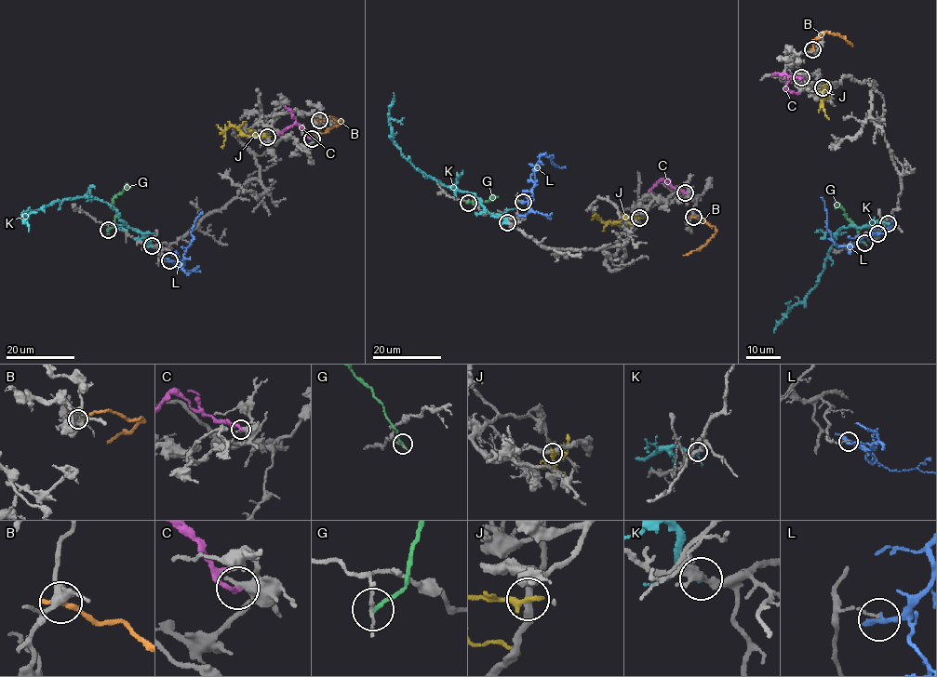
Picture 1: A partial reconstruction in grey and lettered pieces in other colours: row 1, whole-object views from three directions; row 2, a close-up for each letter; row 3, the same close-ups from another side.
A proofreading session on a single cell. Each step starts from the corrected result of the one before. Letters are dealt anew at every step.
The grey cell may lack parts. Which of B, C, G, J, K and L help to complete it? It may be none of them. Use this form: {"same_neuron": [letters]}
{"same_neuron": []}

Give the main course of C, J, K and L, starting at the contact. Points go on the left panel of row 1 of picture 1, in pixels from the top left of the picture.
C: (313, 139), (297, 124), (274, 134)
J: (267, 137), (248, 136), (231, 126), (226, 128), (220, 147)
K: (152, 245), (107, 203), (89, 197), (24, 211), (21, 215), (28, 232)
L: (169, 260), (180, 261), (180, 266), (185, 263), (183, 254), (193, 240), (192, 227), (203, 212)

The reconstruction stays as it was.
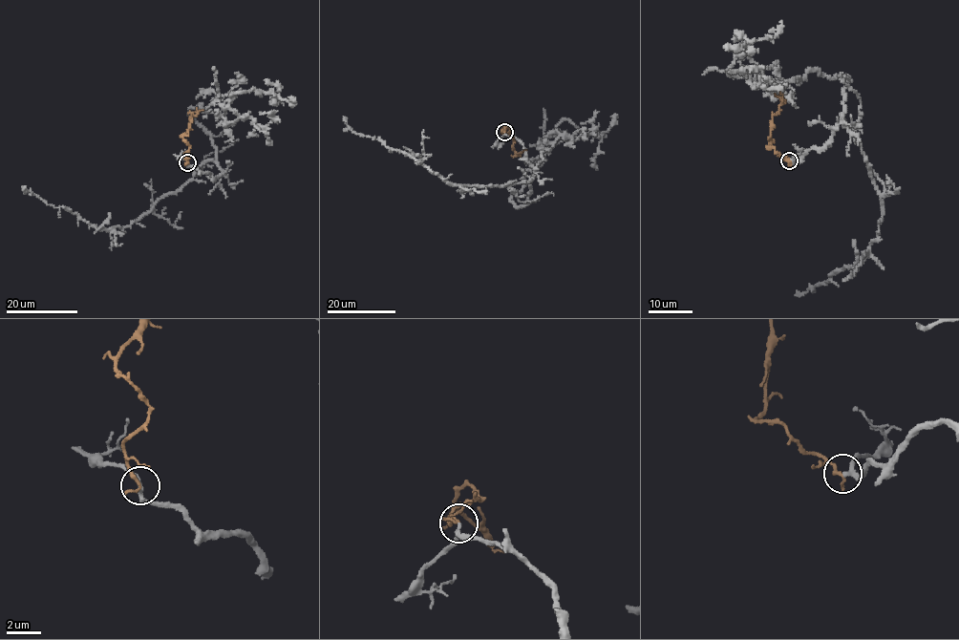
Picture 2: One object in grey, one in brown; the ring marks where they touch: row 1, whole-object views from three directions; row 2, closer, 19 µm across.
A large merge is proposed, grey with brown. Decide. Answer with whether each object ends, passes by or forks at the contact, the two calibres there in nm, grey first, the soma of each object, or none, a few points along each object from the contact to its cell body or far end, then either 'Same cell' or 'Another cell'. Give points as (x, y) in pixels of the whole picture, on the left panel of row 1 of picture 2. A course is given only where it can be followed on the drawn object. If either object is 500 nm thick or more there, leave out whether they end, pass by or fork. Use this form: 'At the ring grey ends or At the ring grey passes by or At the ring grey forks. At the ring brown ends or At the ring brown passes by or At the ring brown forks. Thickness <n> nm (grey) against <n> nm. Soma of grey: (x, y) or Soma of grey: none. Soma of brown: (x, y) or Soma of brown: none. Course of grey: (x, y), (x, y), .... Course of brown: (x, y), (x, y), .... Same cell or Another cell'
At the ring grey passes by. At the ring brown ends. Thickness 190 nm (grey) against 240 nm. Soma of grey: none. Soma of brown: none. Course of grey: (188, 162), (212, 180), (222, 172), (191, 108), (223, 117), (237, 93), (252, 88), (277, 100), (267, 90). Course of brown: (188, 162), (184, 154), (189, 145), (183, 134), (190, 116), (202, 110). Same cell

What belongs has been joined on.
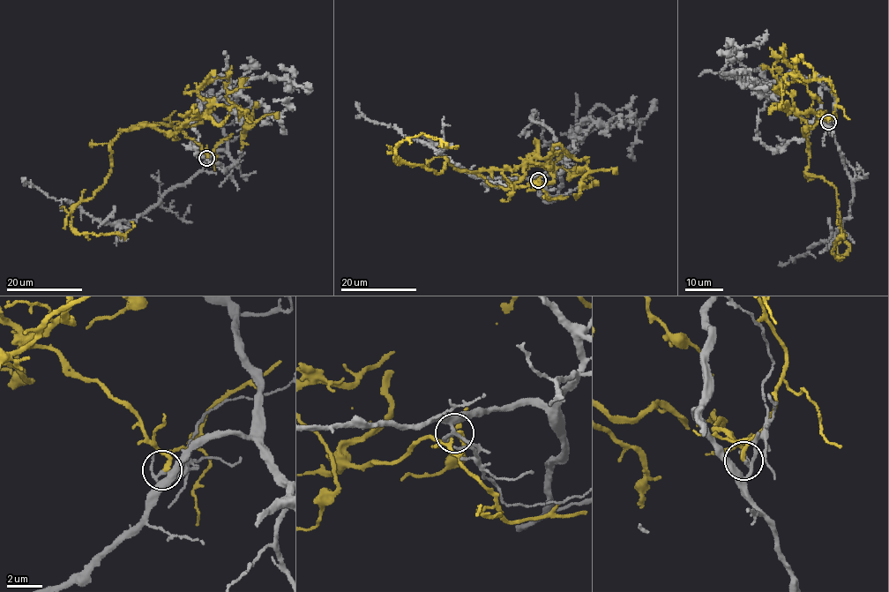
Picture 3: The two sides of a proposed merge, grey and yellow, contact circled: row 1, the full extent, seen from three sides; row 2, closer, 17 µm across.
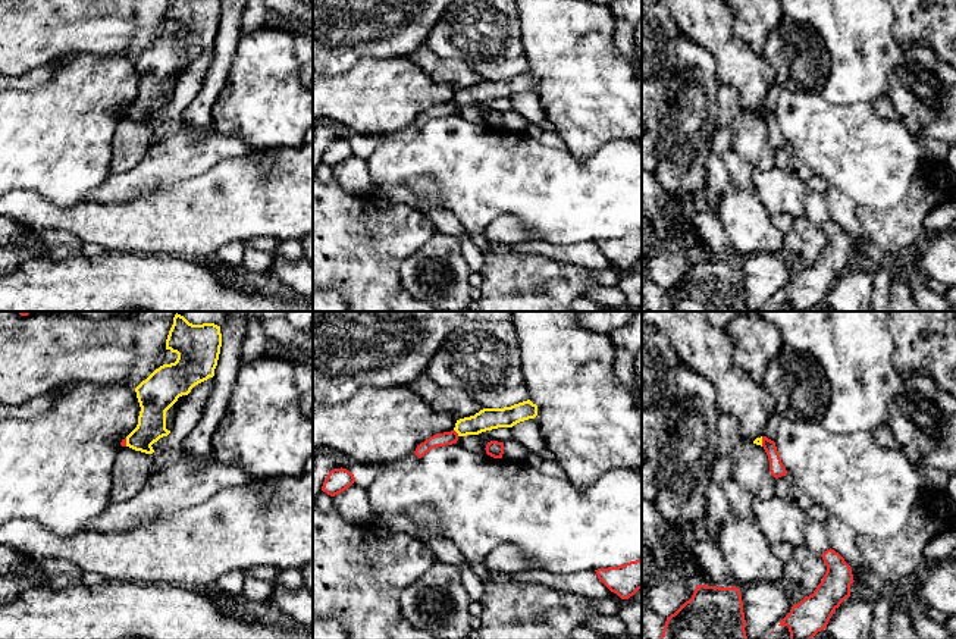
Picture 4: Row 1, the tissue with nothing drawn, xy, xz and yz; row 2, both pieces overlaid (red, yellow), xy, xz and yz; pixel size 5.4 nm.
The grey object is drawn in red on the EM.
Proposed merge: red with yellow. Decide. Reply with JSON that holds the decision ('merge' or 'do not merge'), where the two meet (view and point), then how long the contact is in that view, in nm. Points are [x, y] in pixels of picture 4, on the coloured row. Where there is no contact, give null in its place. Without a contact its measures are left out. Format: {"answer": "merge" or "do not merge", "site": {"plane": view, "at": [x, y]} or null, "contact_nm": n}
{"answer": "do not merge", "site": {"plane": "xz", "at": [455, 432]}, "contact_nm": 50}

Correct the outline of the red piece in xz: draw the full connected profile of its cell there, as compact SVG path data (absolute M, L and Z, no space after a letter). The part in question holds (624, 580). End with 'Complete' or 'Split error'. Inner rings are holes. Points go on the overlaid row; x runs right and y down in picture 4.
M642 560L618 567L598 568L595 571L598 579L621 599L629 599L642 589Z. Complete

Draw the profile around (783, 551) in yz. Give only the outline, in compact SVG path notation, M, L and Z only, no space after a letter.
M772 544L771 551L784 566L784 577L790 583L799 583L802 568L793 558L794 548L790 544Z

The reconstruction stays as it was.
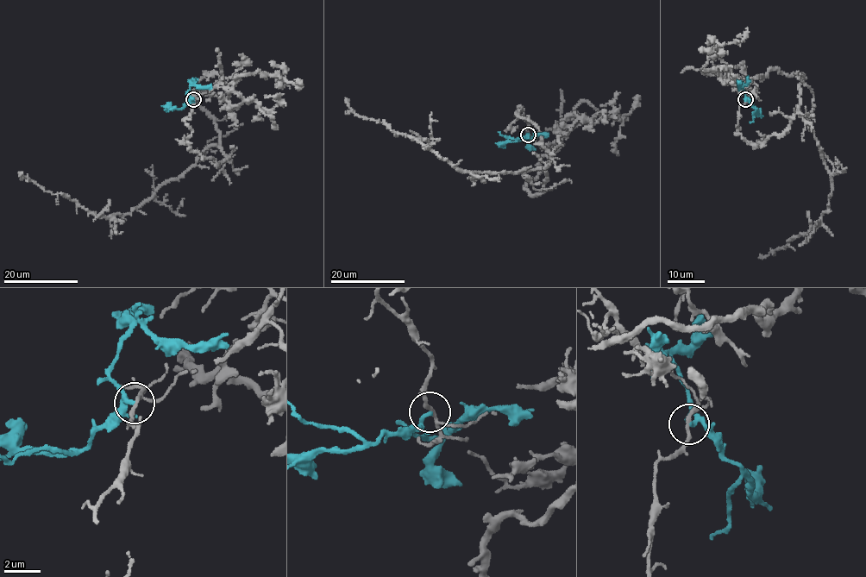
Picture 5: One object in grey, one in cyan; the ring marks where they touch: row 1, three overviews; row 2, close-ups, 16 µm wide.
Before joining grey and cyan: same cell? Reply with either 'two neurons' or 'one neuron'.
two neurons

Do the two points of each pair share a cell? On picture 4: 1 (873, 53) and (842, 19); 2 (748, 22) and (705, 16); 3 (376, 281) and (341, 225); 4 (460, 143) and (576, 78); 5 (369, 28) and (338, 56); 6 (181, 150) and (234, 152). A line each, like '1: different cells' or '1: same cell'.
1: same cell
2: different cells
3: same cell
4: different cells
5: same cell
6: same cell

